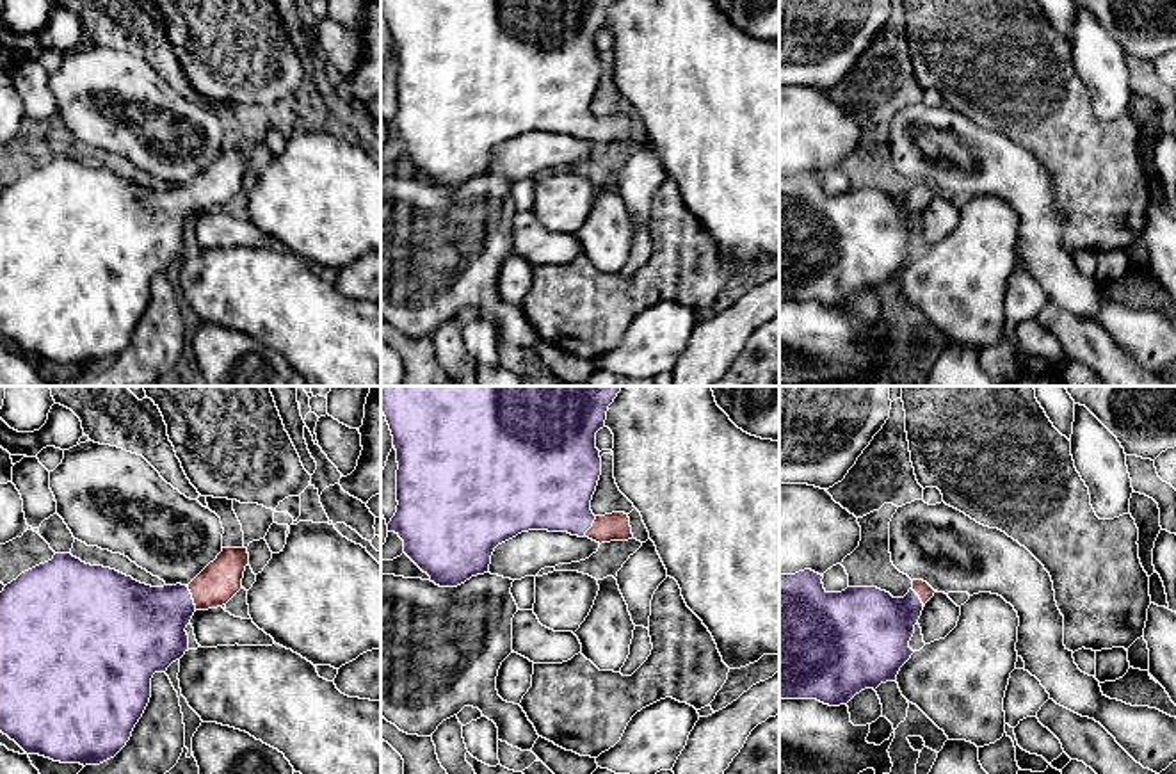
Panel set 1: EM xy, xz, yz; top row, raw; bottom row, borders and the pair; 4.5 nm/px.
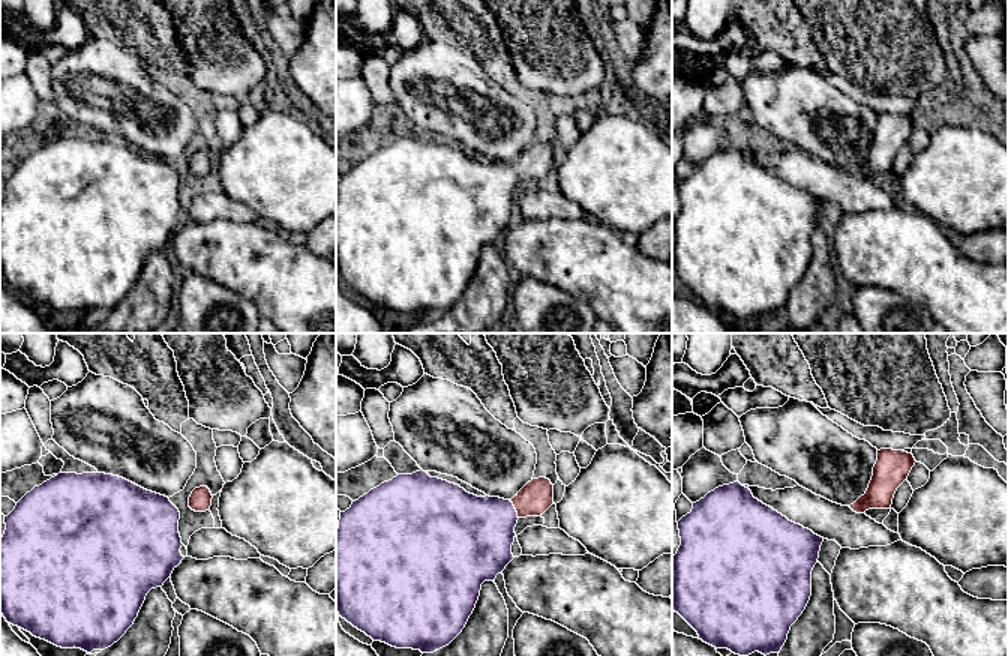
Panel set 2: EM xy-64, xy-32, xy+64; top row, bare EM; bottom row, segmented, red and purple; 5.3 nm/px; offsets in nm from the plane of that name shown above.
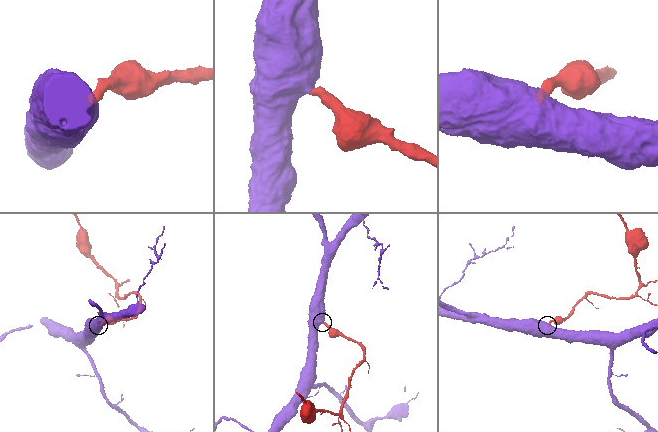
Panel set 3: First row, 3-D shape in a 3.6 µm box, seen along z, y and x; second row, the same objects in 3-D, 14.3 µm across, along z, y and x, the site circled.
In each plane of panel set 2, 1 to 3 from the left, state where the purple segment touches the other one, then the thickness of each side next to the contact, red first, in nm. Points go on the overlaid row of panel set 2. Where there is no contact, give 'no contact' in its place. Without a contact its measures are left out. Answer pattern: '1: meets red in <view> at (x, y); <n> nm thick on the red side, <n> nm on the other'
1: no contact
2: meets red in xy-32 at (515, 508); 180 nm thick on the red side, 400 nm on the other
3: no contact

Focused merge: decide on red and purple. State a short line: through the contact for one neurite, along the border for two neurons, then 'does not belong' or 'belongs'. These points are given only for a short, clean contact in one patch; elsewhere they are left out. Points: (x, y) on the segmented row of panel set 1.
line xy (219, 580), (193, 598), (178, 602), (144, 625); belongs

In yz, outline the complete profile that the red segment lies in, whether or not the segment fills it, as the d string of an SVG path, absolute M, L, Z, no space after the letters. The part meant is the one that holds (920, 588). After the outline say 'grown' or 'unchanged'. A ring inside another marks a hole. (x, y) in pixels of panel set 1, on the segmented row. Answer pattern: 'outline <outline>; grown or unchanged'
outline M804 569L779 575L779 699L817 699L829 706L847 705L865 689L895 681L914 653L909 641L934 589L913 580L904 598L877 587L847 587L827 593L822 575Z; grown

